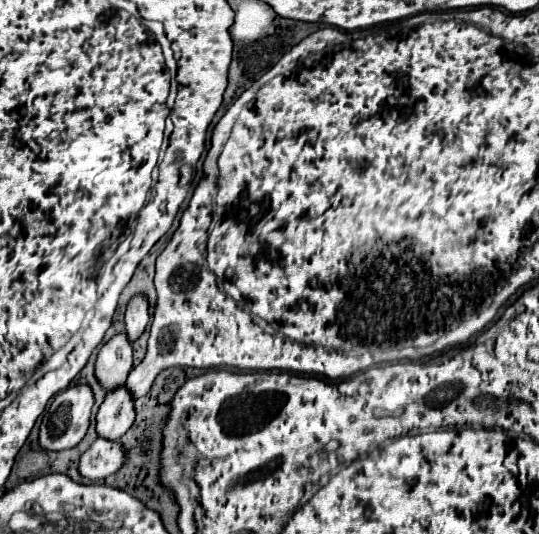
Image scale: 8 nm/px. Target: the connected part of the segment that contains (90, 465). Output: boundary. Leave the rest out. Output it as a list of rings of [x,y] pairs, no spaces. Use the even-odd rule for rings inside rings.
[[[100,437],[80,457],[78,471],[90,481],[100,481],[116,473],[116,469],[120,469],[124,461],[128,461],[128,451],[124,449],[124,445],[120,441],[104,441]]]

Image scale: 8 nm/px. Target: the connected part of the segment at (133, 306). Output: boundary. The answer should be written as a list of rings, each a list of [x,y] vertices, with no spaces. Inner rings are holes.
[[[140,293],[130,299],[128,309],[126,309],[126,333],[132,343],[144,331],[146,323],[148,323],[148,299],[146,295]]]

